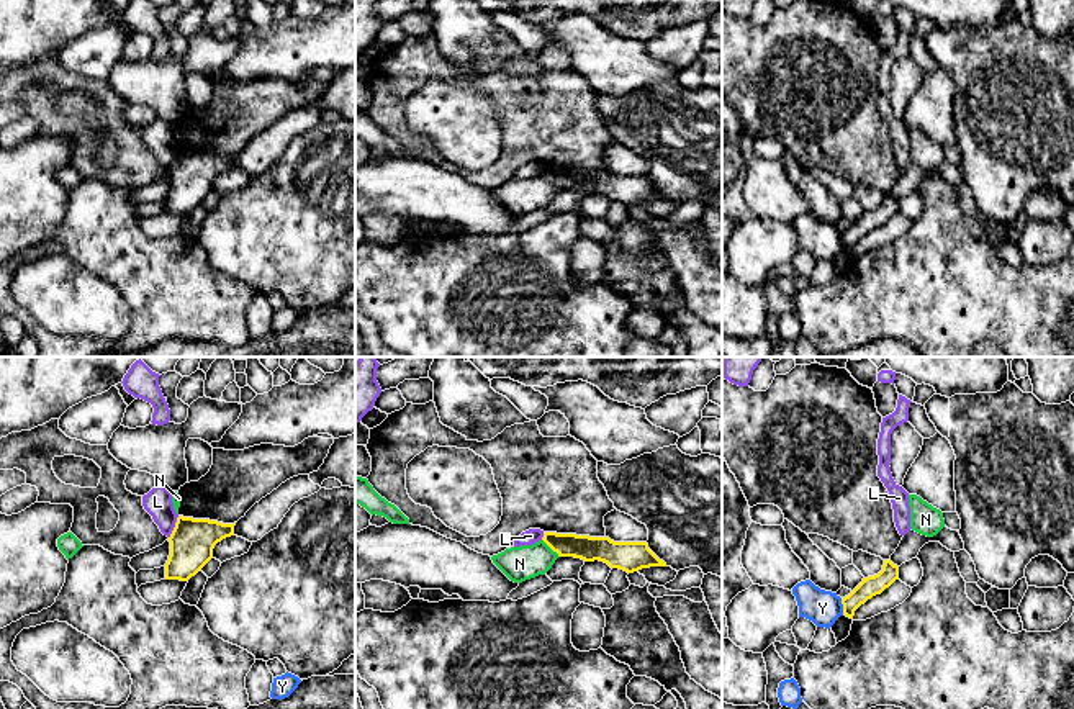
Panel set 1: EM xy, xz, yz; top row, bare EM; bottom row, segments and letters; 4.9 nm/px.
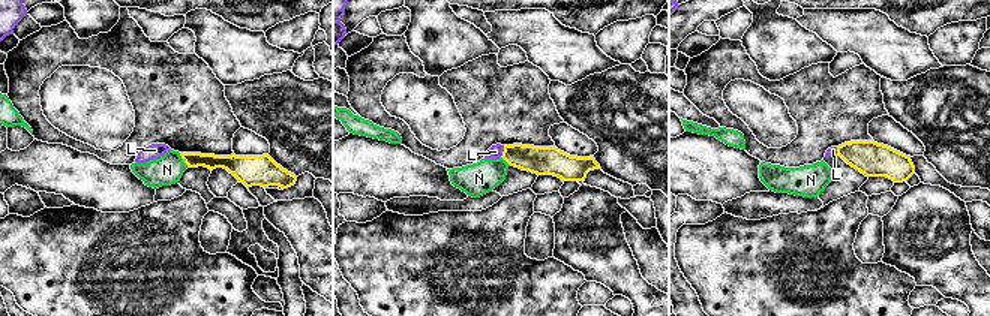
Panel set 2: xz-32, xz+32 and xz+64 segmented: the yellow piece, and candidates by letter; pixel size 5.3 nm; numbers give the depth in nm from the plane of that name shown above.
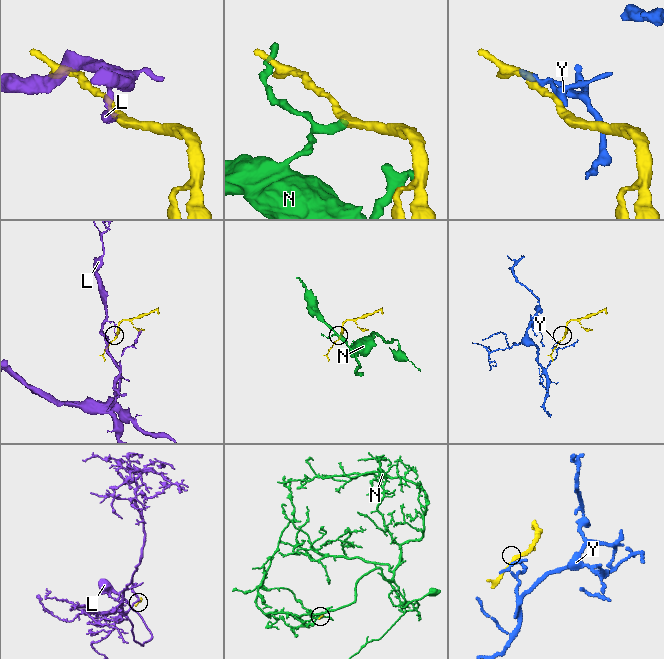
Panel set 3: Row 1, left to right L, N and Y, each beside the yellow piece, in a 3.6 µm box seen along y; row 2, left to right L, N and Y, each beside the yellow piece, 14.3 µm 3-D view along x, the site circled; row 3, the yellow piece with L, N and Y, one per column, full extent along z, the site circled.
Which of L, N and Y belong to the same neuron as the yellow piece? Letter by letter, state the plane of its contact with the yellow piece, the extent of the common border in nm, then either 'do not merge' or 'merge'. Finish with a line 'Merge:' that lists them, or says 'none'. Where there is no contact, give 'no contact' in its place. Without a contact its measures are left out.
L: xy | 120 nm | do not merge
N: xz | 120 nm | do not merge
Y: yz | 90 nm | do not merge
Merge: none

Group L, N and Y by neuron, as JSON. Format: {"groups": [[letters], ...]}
{"groups": [["L"], ["N"], ["Y"]]}

